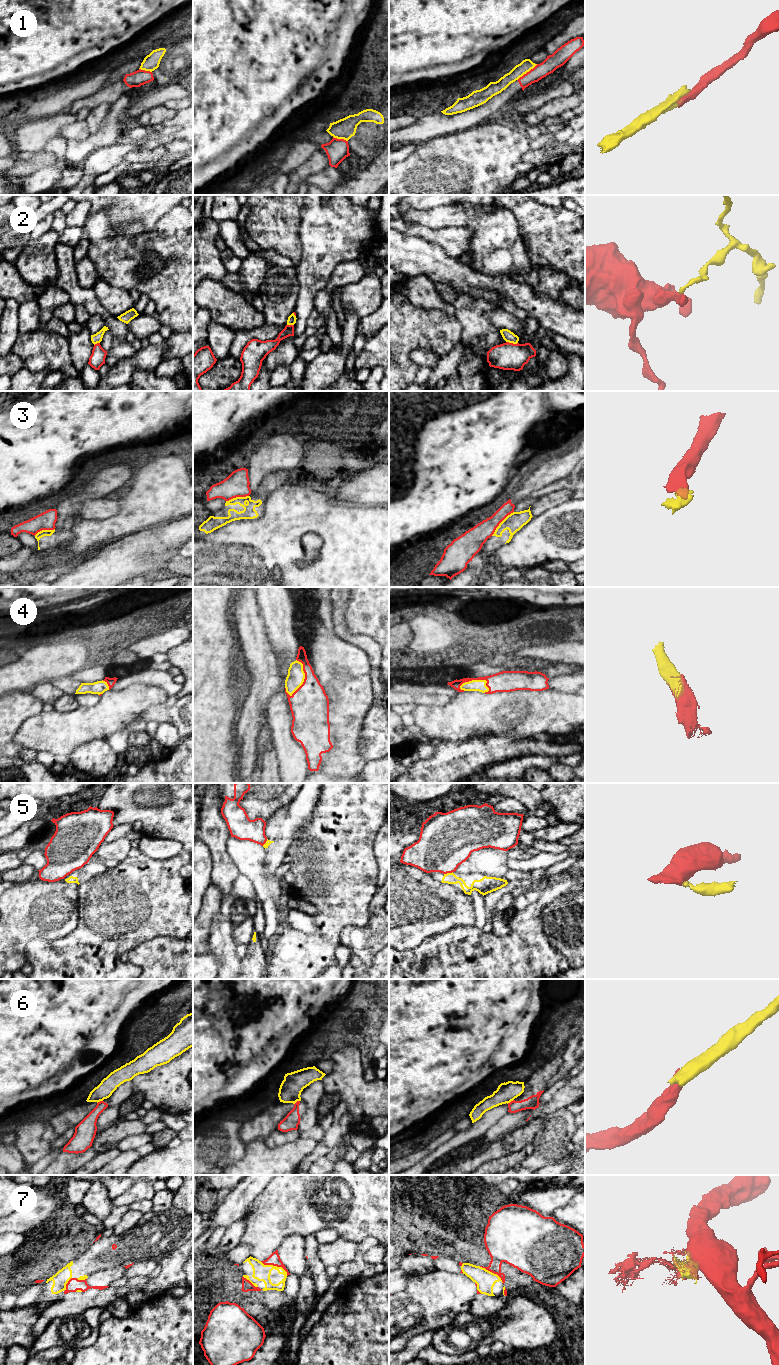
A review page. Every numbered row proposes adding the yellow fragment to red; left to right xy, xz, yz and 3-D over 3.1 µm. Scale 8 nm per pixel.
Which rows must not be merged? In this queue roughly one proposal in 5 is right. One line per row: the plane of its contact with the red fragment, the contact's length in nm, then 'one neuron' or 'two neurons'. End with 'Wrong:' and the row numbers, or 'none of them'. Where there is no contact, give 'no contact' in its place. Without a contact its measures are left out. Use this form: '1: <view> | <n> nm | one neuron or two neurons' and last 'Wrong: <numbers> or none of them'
1: yz | 200 nm | two neurons
2: yz | 100 nm | two neurons
3: yz | 260 nm | two neurons
4: xz | 300 nm | one neuron
5: yz | 80 nm | two neurons
6: yz | 70 nm | two neurons
7: xz | 260 nm | two neurons
Wrong: 1, 2, 3, 5, 6, 7

